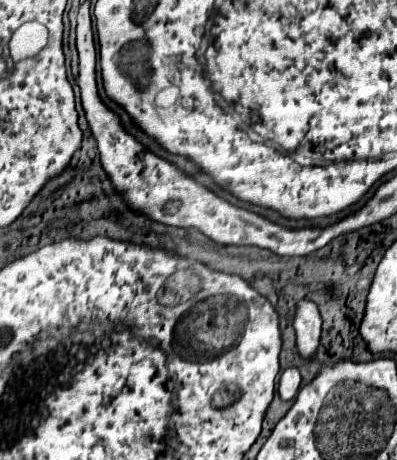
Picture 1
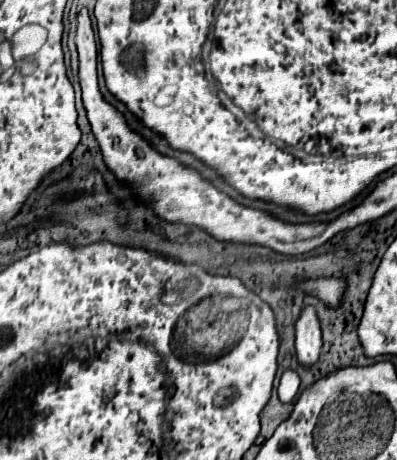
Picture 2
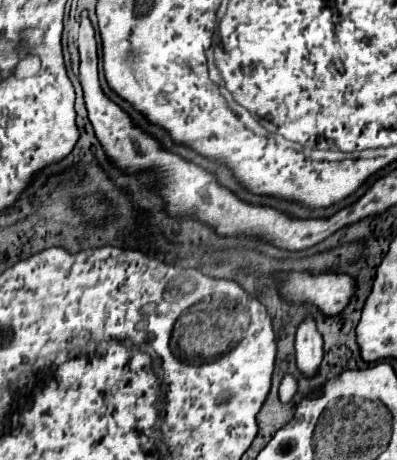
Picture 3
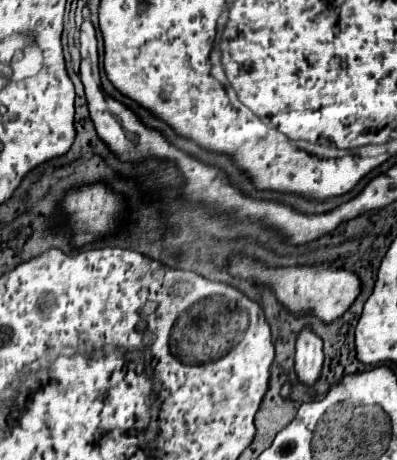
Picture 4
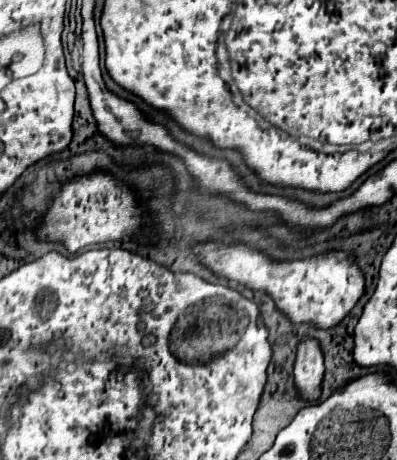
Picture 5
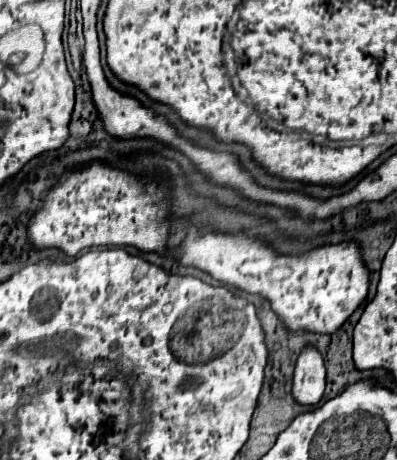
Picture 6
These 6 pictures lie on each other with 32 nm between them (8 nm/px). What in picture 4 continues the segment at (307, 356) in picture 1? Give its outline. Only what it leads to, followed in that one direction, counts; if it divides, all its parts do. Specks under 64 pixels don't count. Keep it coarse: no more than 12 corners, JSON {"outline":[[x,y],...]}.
{"outline":[[302,330],[296,342],[298,382],[312,388],[322,374],[322,340]]}

